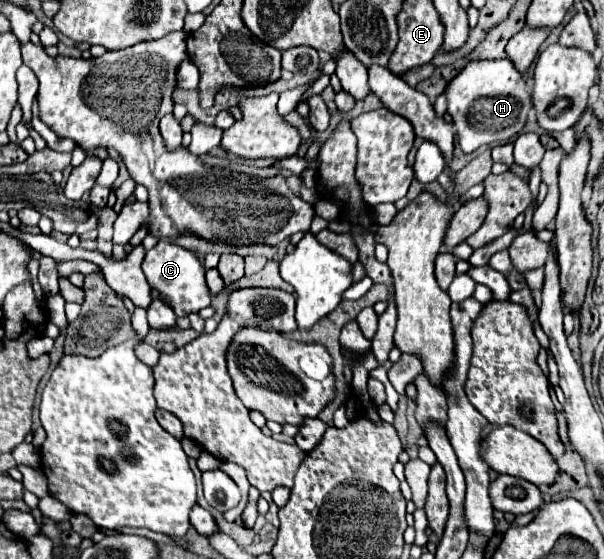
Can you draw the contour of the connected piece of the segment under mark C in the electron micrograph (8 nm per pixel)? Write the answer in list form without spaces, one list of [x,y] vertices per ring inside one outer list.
[[[158,241],[156,247],[152,247],[144,261],[142,261],[142,271],[146,275],[146,281],[150,287],[158,289],[162,295],[166,295],[170,307],[178,317],[184,317],[188,313],[198,313],[202,307],[210,305],[210,291],[206,287],[204,279],[204,267],[196,259],[196,255],[176,243],[170,241]]]

